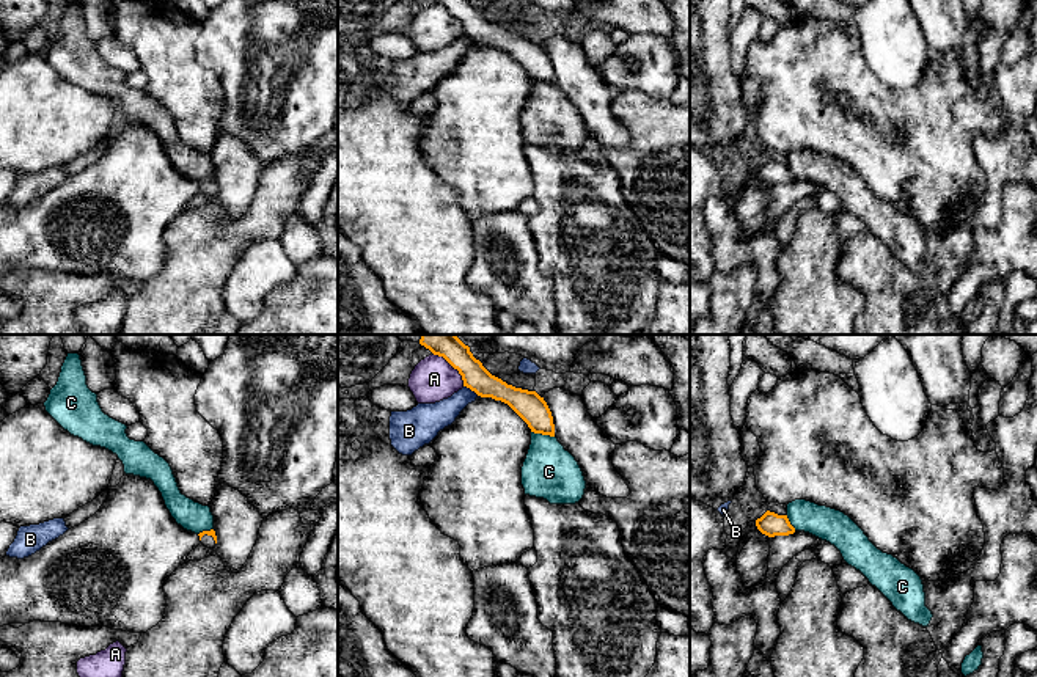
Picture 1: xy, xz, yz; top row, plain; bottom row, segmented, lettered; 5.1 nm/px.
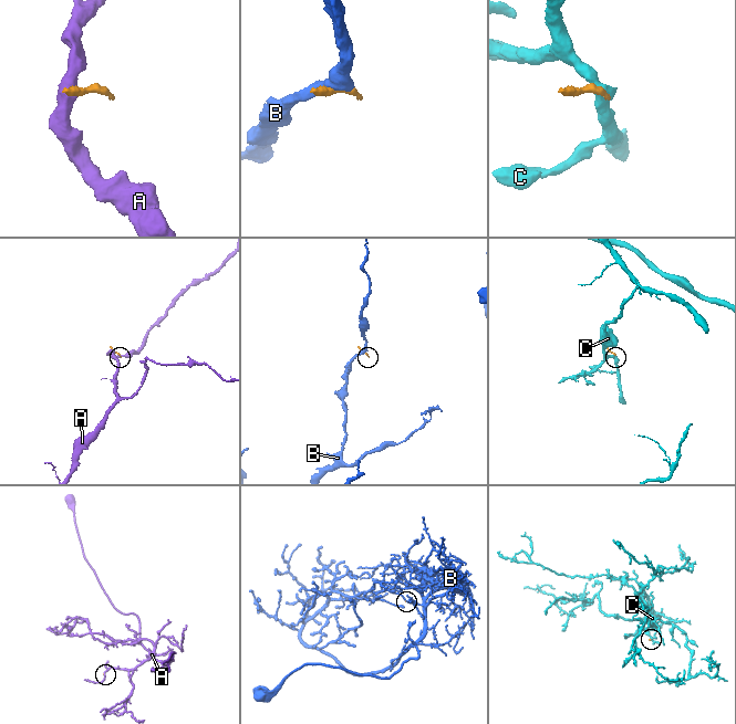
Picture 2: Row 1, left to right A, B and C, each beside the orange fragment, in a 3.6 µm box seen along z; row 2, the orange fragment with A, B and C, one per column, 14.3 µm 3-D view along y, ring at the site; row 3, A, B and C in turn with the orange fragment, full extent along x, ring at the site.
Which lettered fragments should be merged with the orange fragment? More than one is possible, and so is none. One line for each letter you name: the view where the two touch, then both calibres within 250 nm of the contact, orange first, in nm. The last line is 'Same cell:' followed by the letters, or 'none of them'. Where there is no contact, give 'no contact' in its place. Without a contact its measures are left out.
Same cell: none of them

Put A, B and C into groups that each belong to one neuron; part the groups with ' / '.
A / B / C

